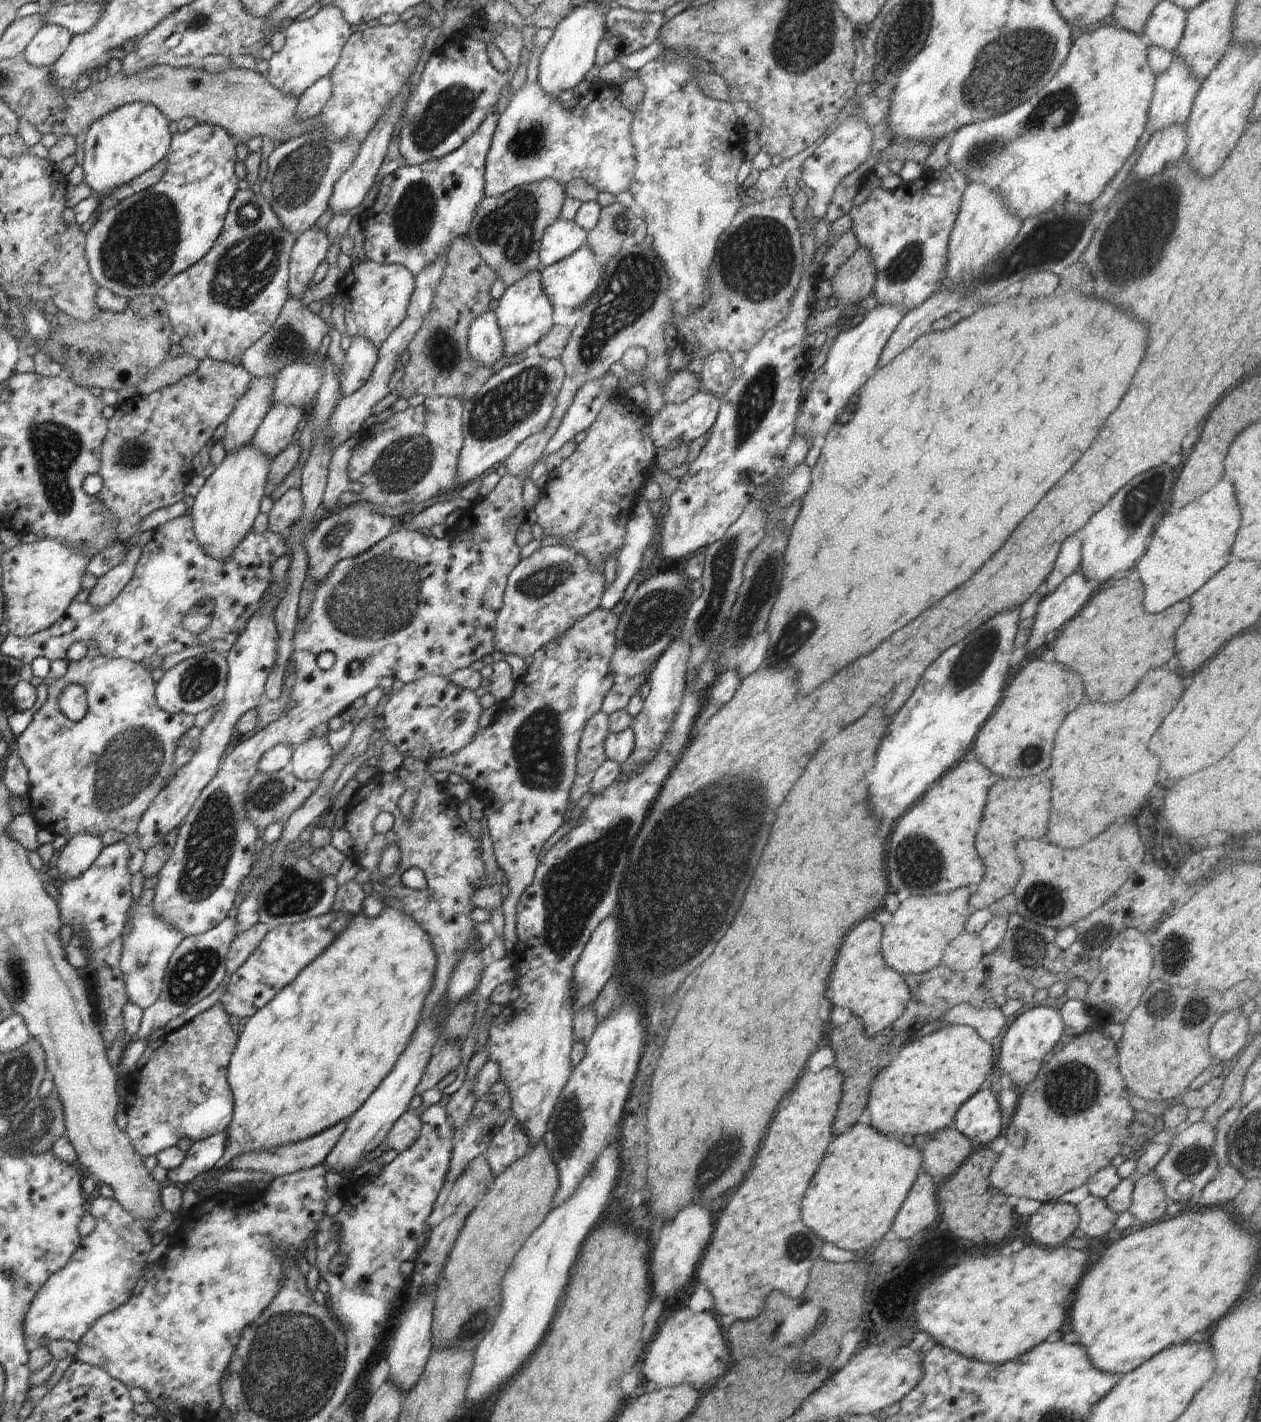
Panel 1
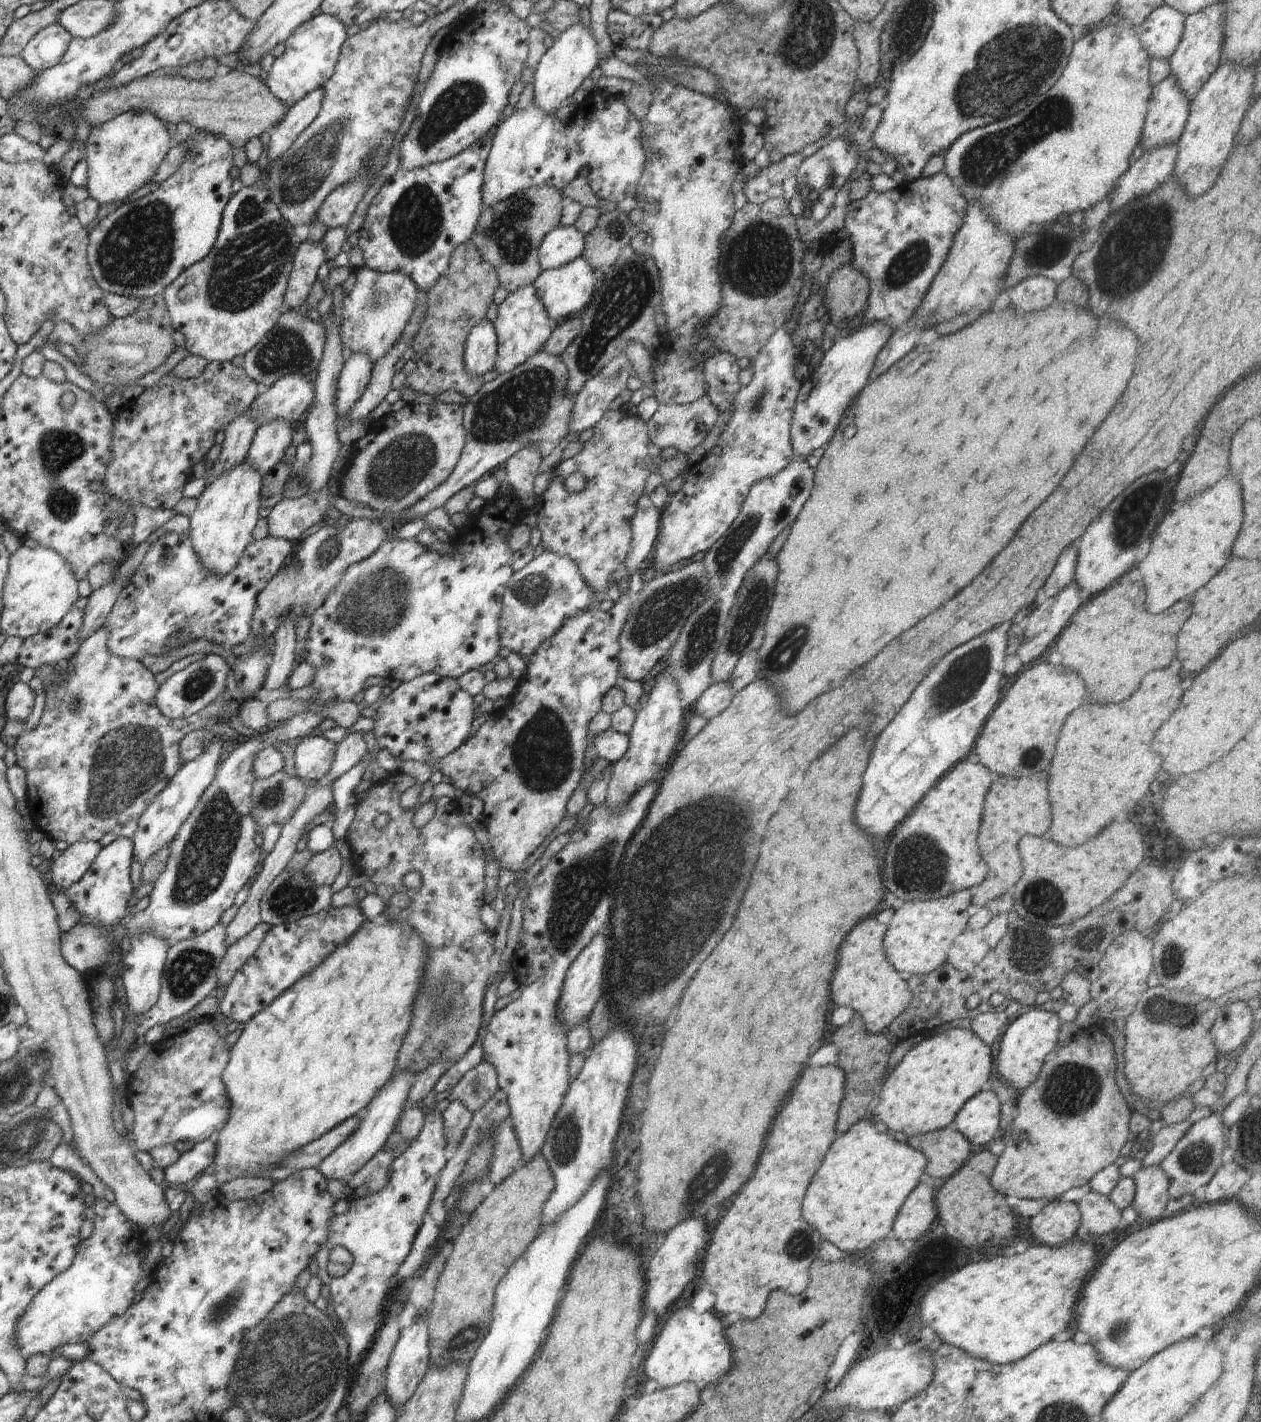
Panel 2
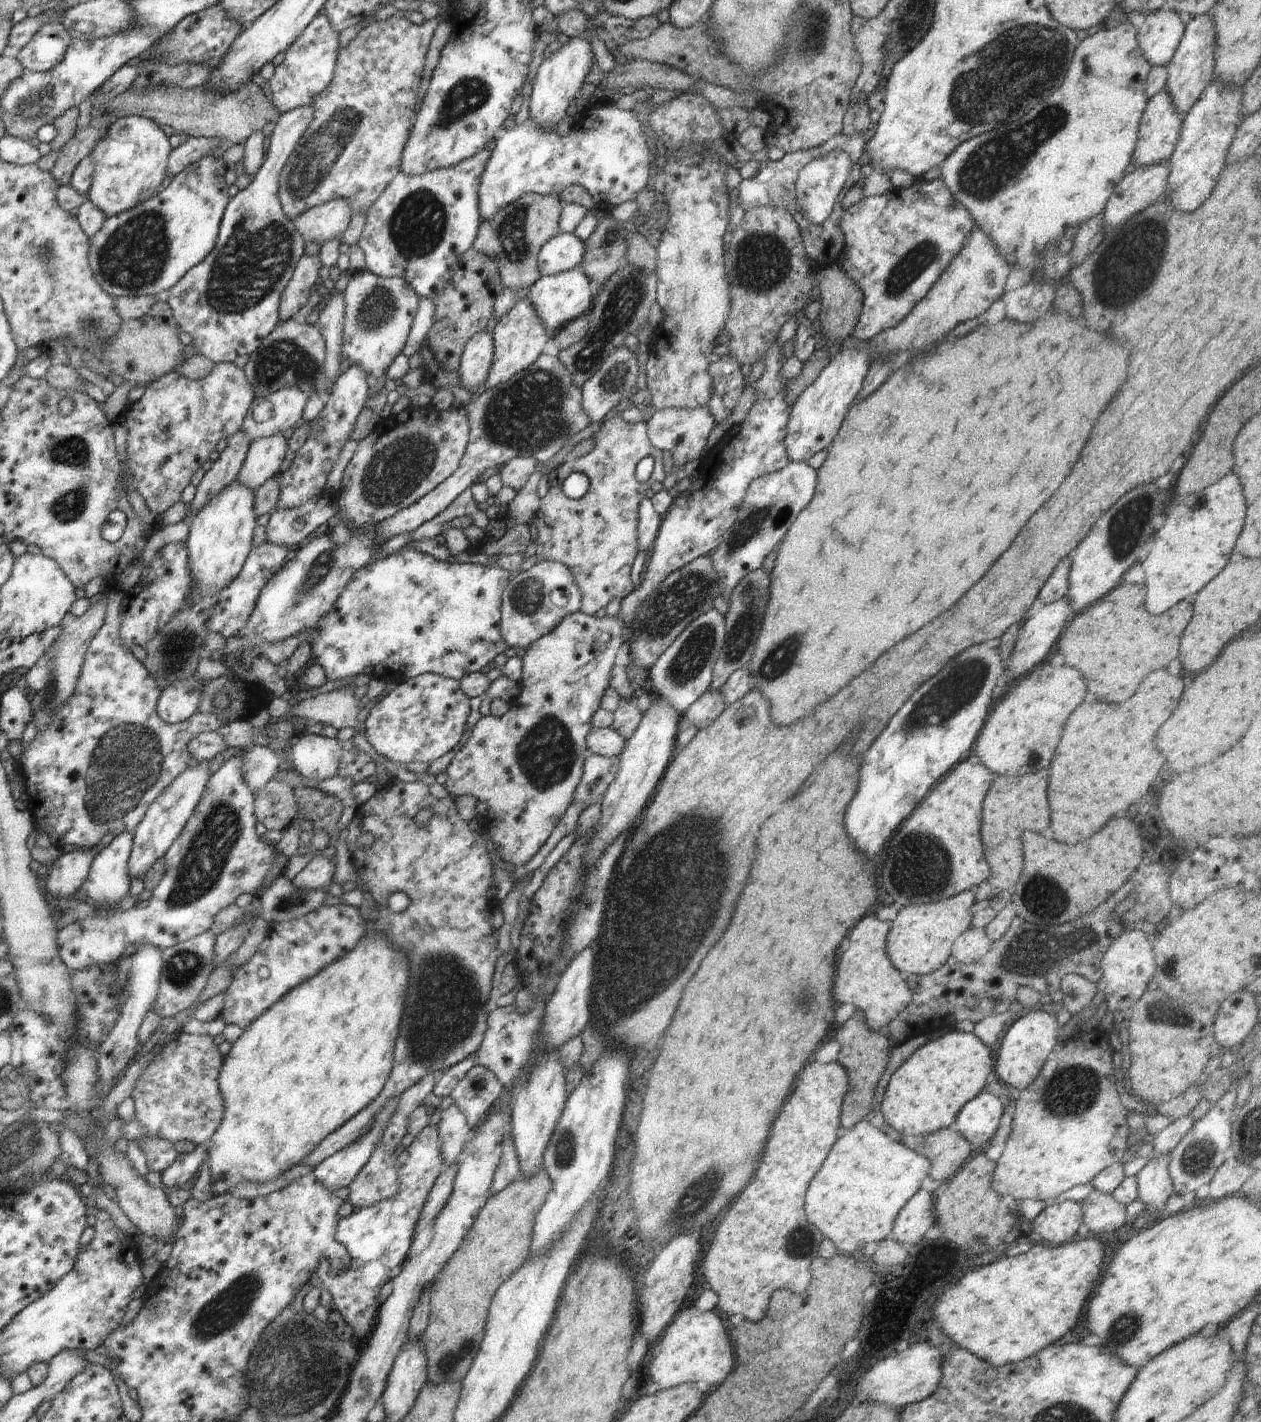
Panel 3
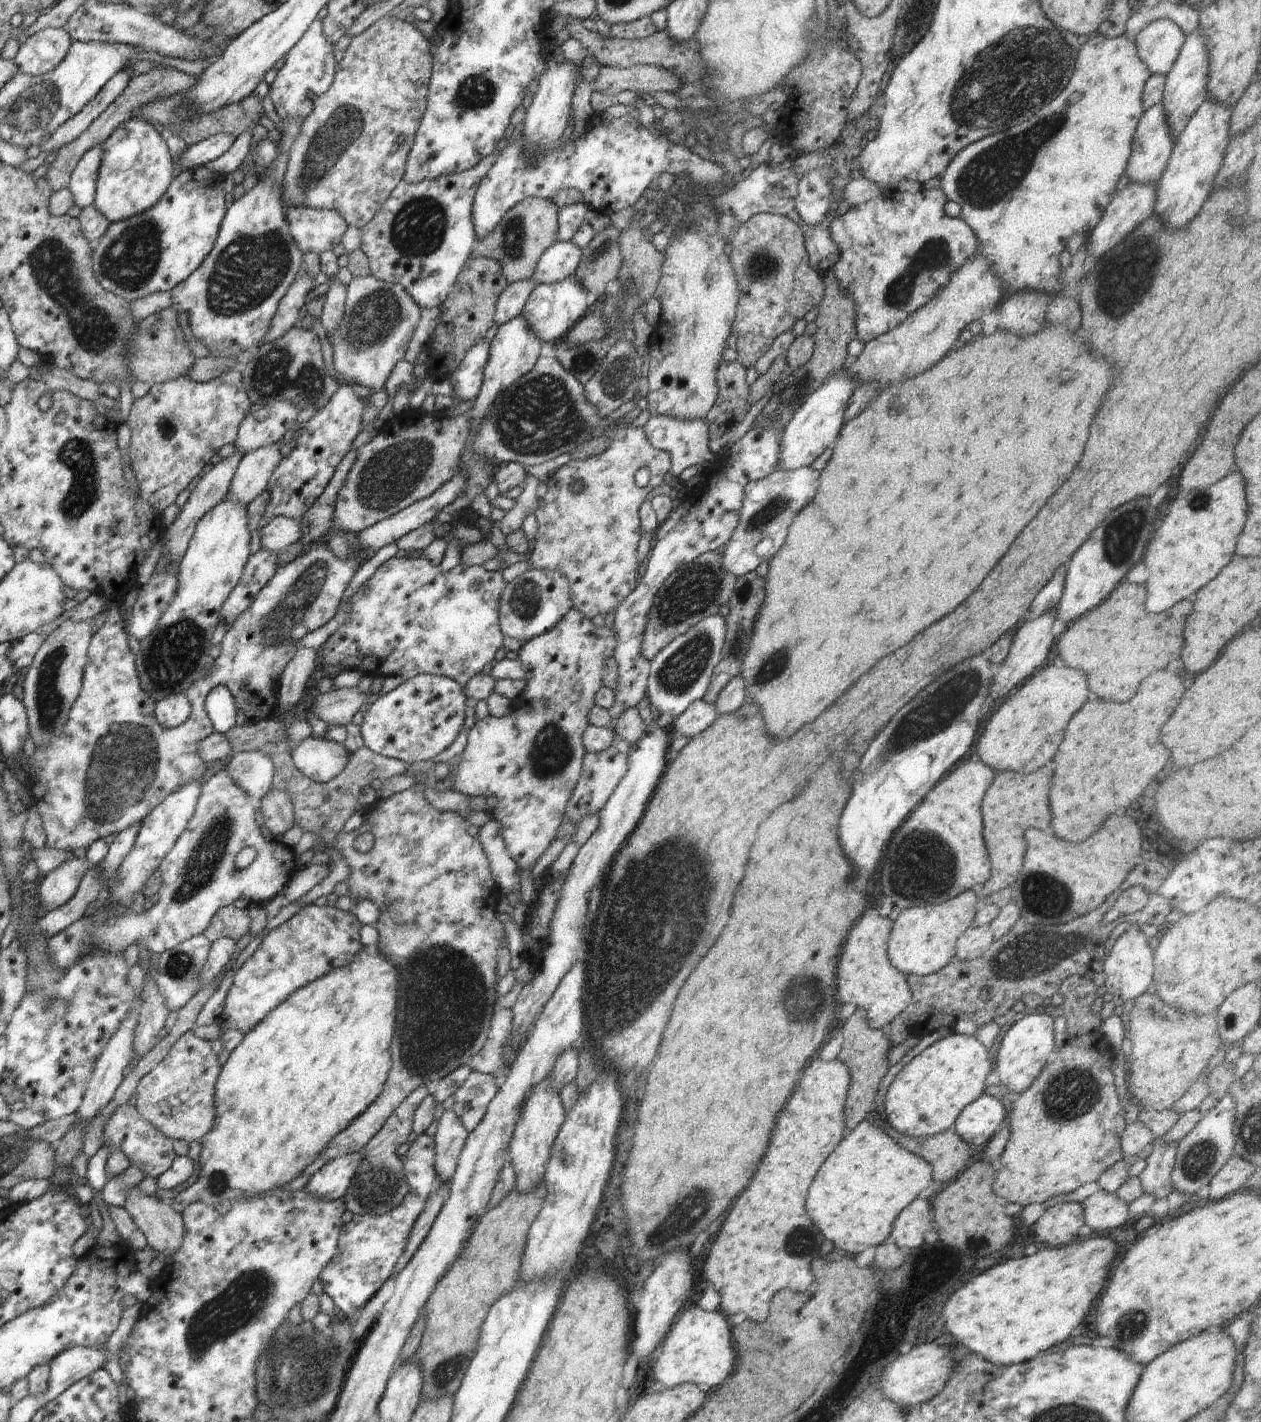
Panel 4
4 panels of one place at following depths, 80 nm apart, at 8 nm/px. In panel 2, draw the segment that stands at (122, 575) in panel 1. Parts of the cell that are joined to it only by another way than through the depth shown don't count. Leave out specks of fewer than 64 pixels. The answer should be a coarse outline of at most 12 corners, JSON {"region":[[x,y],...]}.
{"region":[[114,577],[90,594],[78,642],[102,629],[112,606],[124,590]]}

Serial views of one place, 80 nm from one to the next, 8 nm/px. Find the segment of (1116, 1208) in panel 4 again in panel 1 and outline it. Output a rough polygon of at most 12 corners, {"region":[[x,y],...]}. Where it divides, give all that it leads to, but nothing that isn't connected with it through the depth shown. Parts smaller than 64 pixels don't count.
{"region":[[1098,1196],[1076,1206],[1078,1227],[1088,1236],[1115,1232],[1117,1215]]}

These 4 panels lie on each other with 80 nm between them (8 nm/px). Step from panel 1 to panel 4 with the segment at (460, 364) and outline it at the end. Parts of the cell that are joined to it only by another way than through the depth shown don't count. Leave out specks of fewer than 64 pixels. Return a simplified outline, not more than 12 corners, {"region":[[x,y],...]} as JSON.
{"region":[[497,260],[465,262],[426,342],[449,378],[494,324],[508,284]]}

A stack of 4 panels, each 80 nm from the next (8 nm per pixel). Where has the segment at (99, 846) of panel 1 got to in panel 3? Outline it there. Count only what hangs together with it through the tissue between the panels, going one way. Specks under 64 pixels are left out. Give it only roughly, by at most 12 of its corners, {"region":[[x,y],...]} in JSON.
{"region":[[92,851],[66,853],[51,866],[46,896],[73,897],[84,884]]}

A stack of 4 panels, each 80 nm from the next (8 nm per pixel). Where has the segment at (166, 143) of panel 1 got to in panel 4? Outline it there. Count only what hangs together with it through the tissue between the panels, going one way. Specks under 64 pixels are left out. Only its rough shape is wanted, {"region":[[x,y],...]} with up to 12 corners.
{"region":[[132,118],[103,142],[95,203],[110,223],[171,185],[162,136]]}

